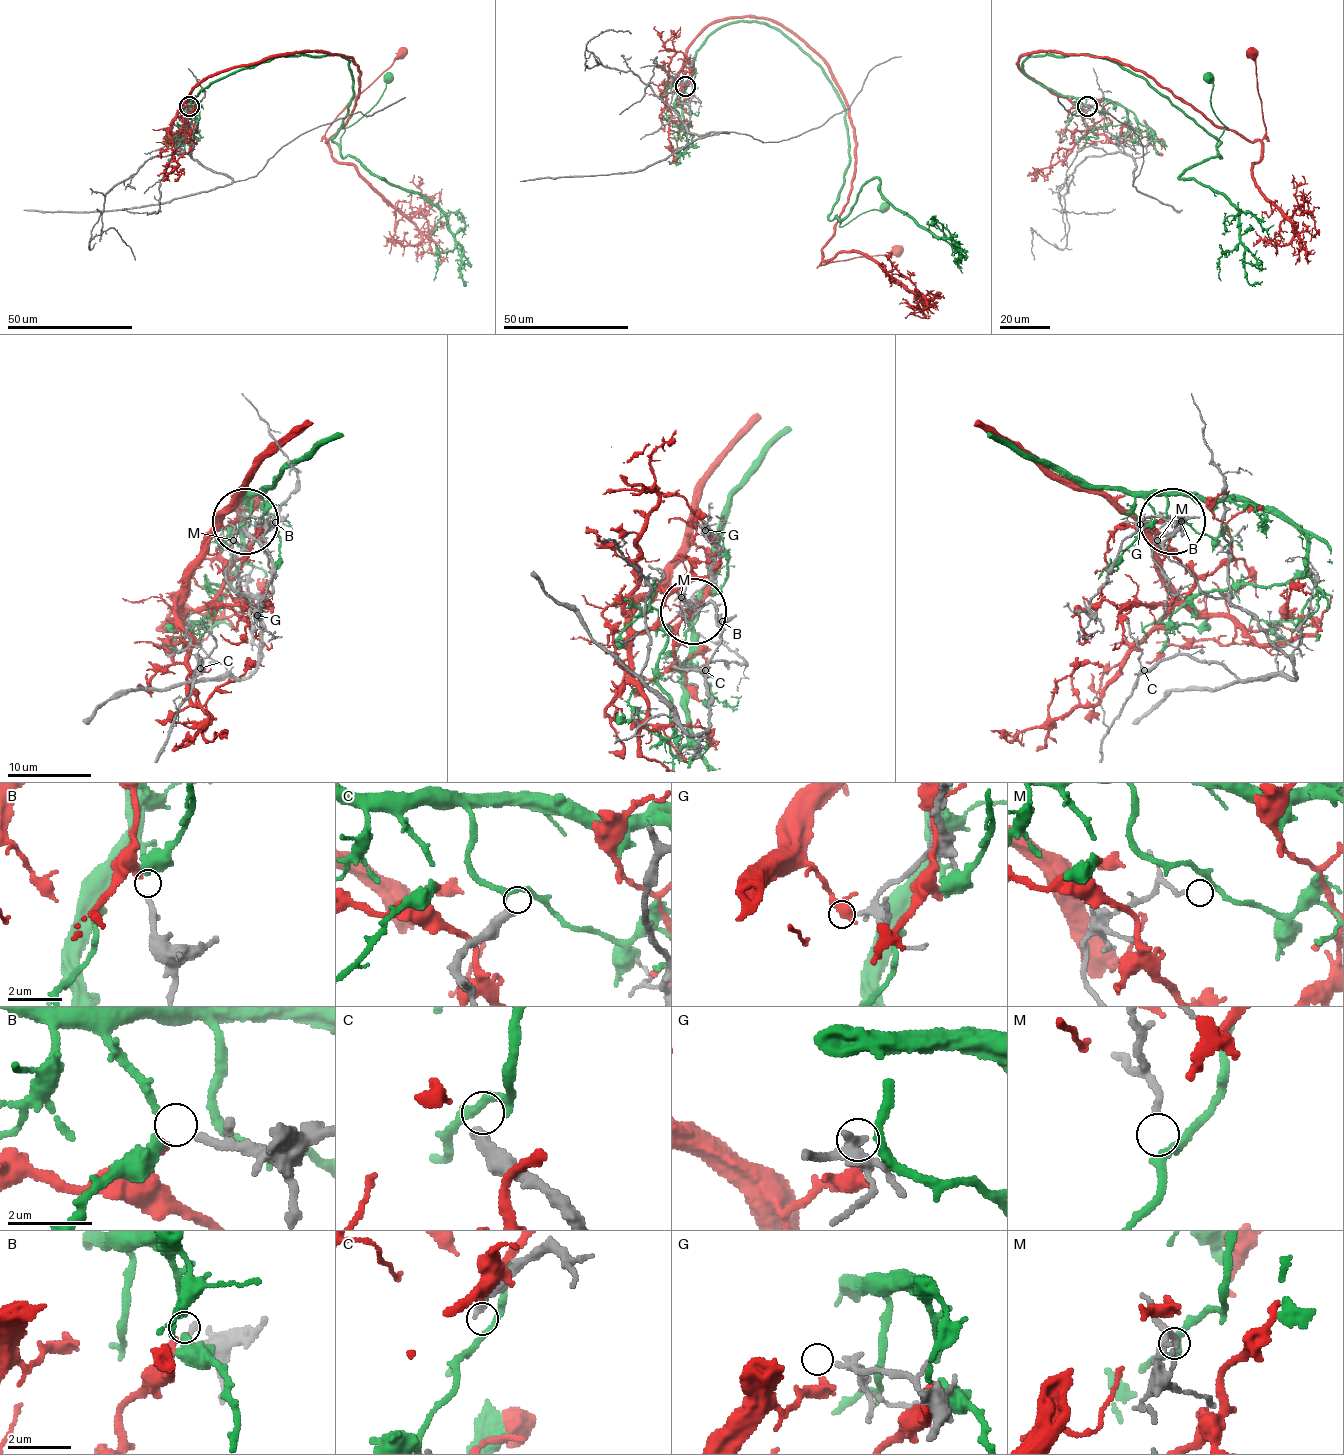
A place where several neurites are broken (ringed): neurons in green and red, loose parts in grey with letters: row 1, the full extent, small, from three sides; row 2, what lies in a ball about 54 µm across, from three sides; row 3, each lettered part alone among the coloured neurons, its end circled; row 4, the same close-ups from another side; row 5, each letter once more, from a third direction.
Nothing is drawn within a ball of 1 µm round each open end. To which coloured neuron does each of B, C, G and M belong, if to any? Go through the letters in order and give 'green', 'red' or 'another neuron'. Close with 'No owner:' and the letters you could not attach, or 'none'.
B: red
C: another neuron
G: another neuron
M: green
No owner: C, G

